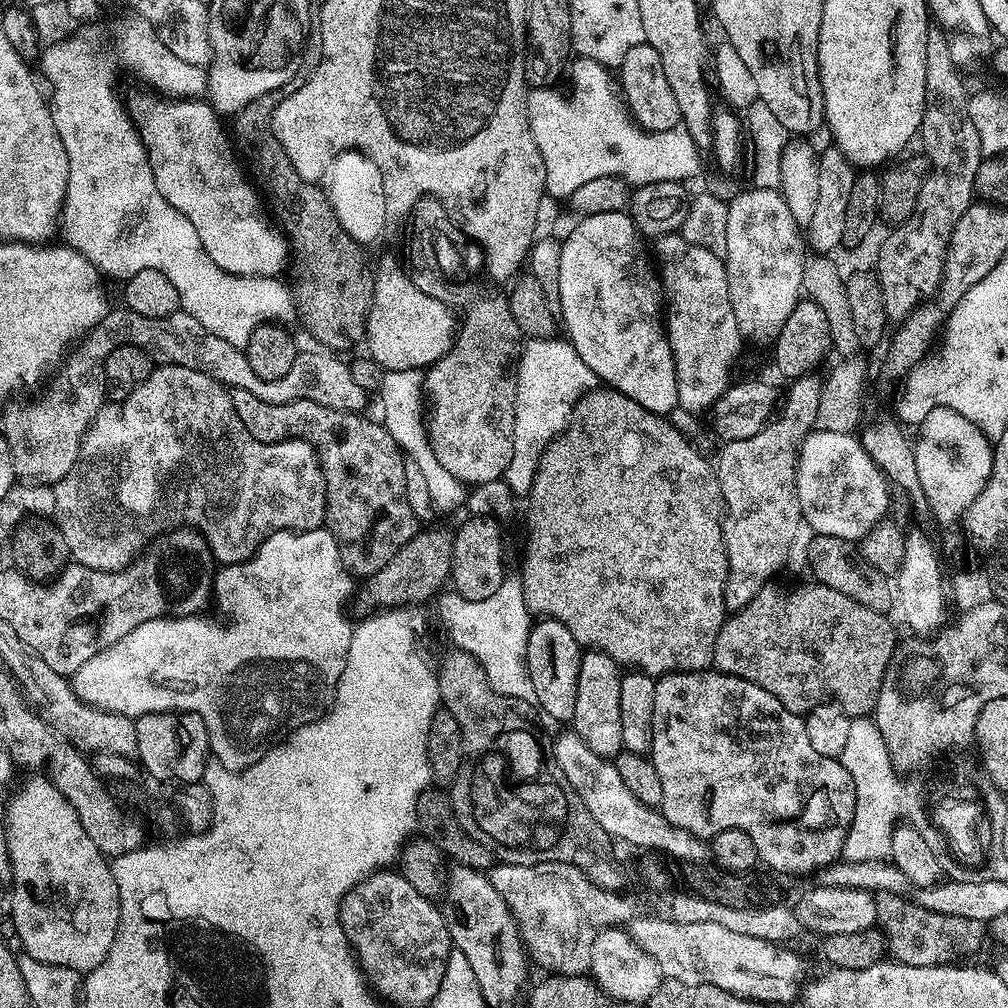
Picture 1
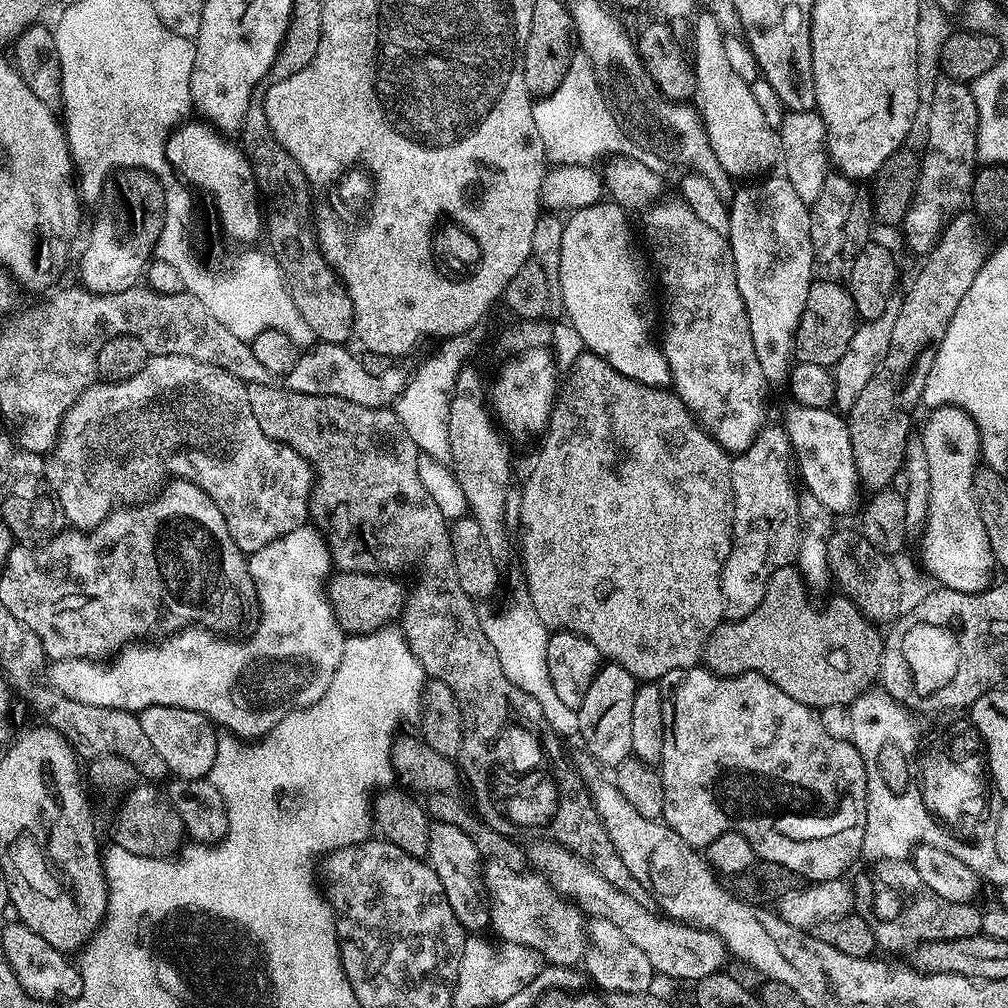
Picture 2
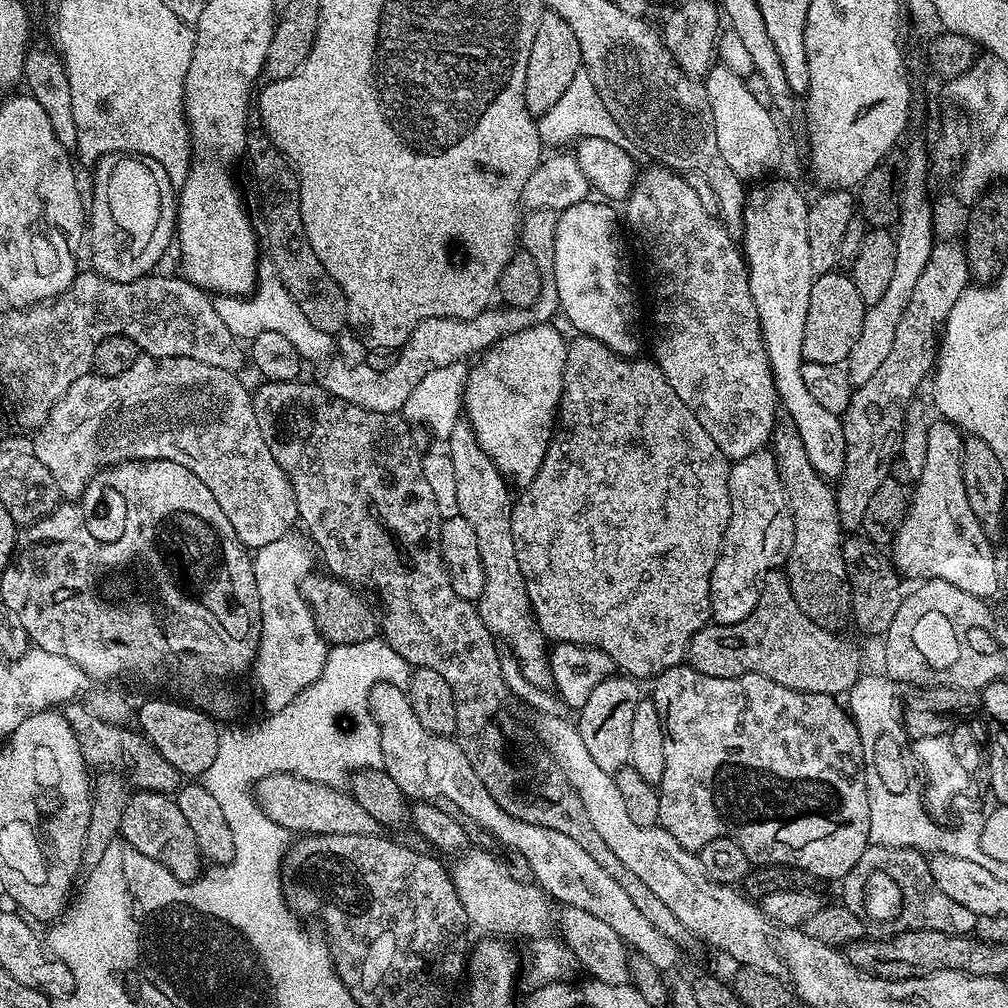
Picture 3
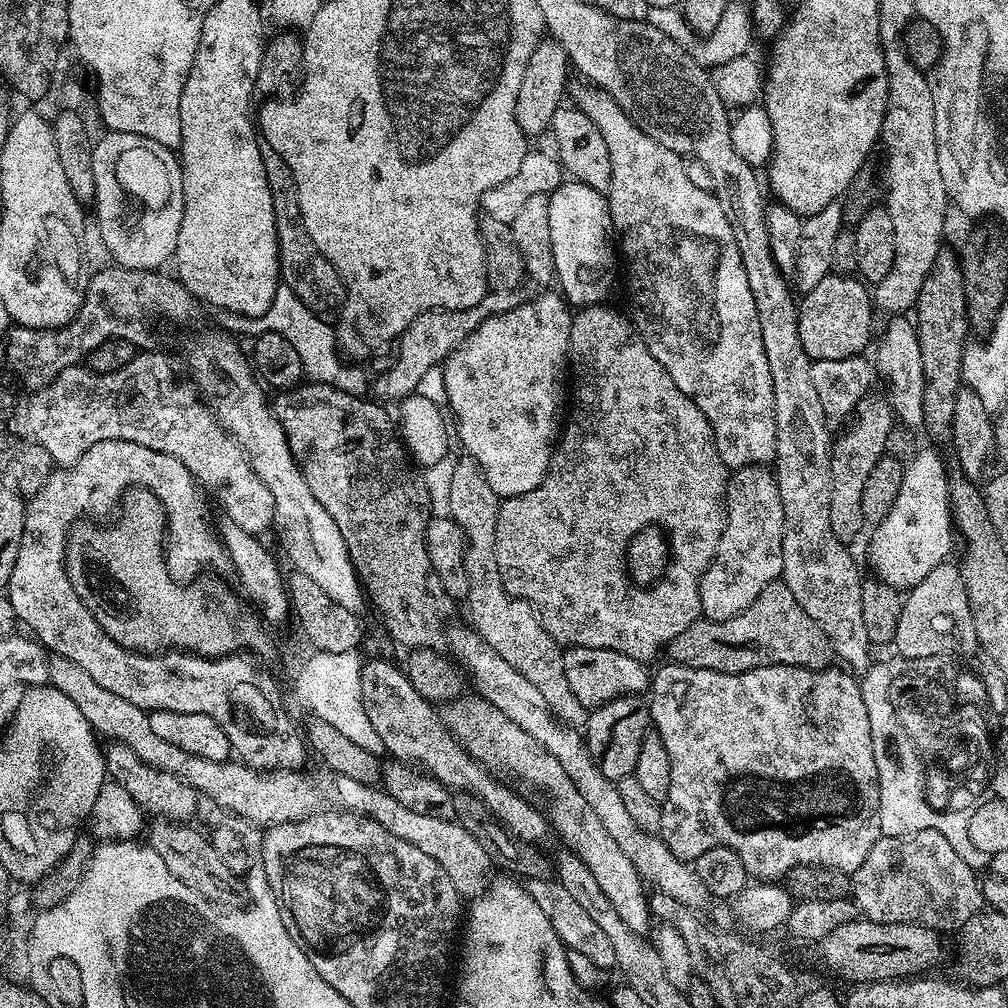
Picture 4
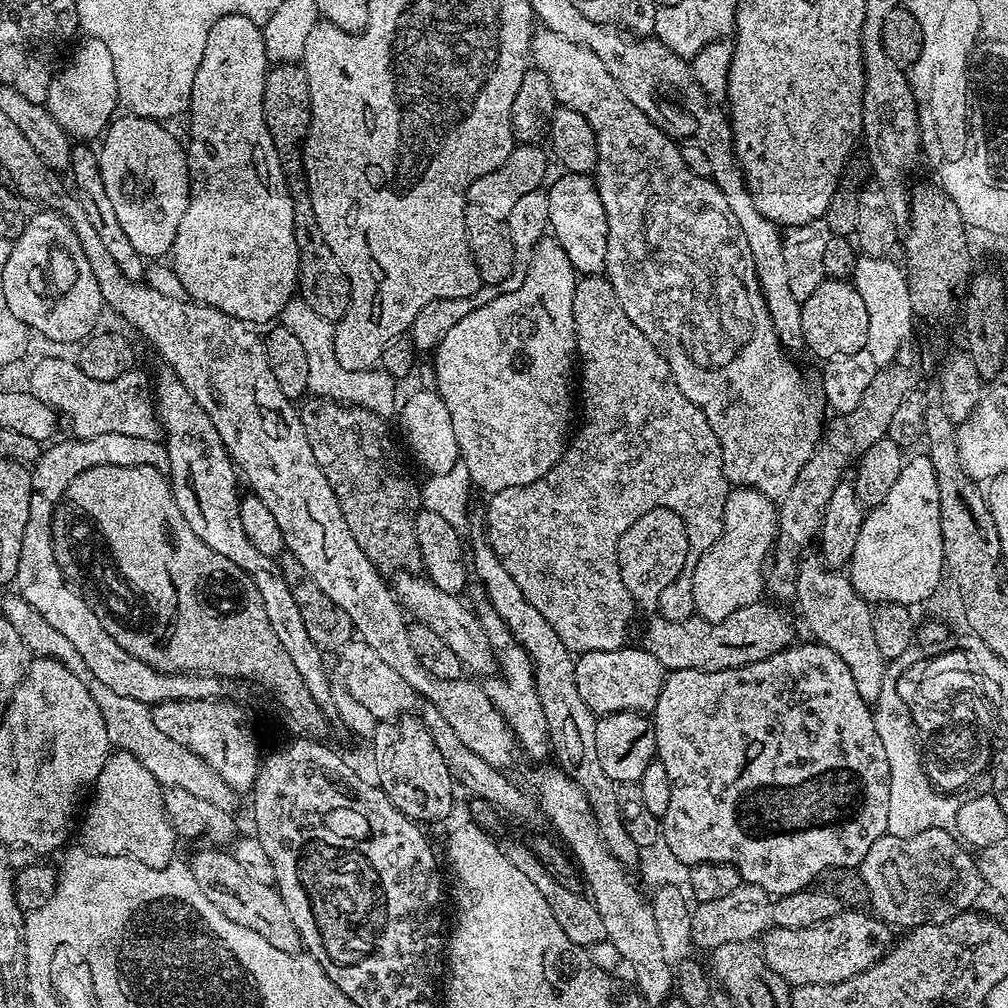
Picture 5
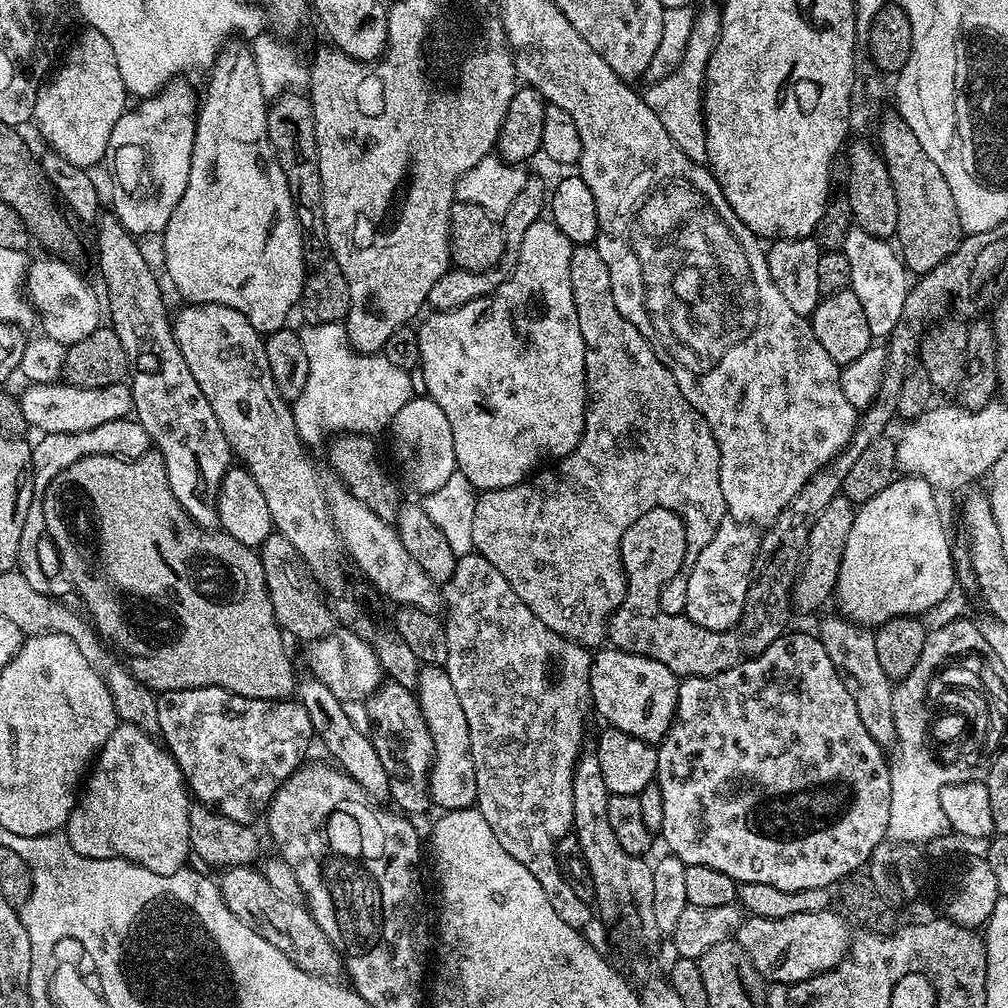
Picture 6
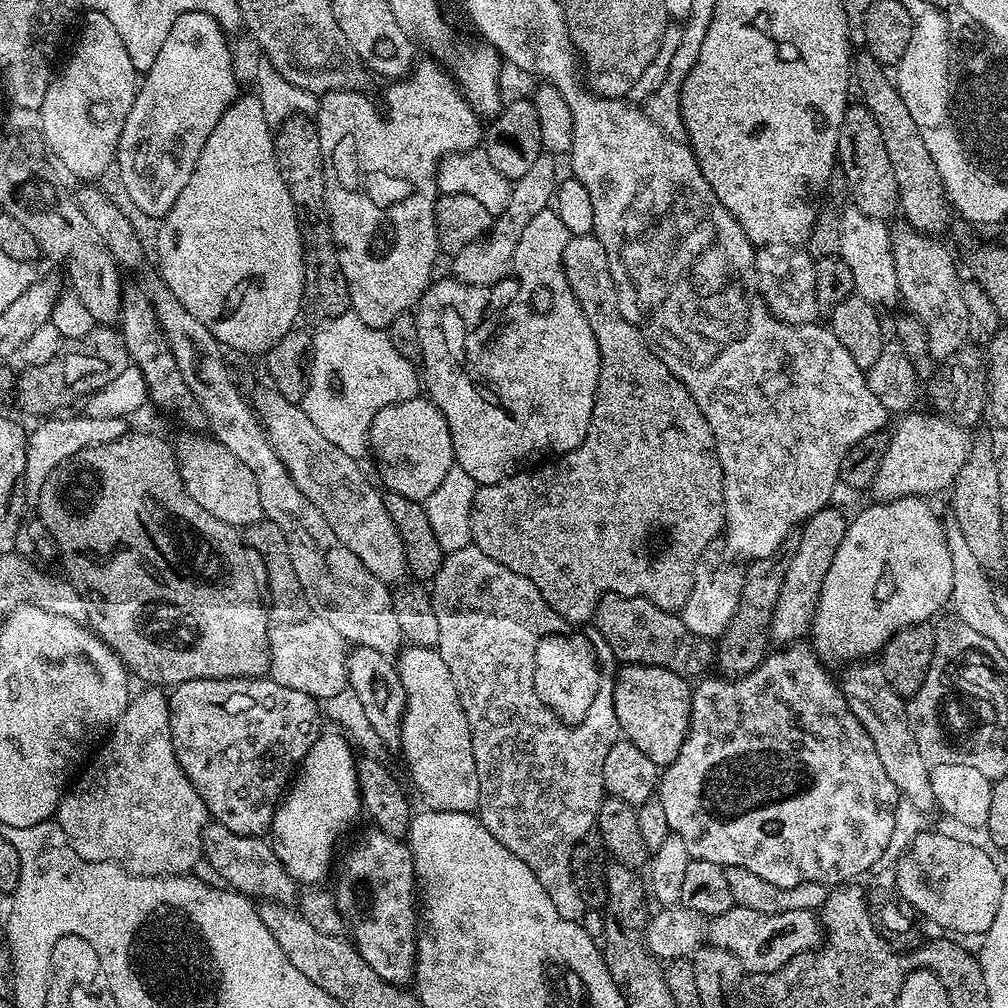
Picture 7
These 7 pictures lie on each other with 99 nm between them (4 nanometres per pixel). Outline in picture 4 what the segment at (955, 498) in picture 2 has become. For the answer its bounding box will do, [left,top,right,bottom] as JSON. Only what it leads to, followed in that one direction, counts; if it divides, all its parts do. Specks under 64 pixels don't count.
[868,447,954,590]

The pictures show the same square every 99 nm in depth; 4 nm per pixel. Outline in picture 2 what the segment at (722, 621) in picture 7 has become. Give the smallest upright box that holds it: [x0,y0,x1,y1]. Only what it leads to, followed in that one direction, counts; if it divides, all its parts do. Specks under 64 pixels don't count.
[720,427,802,620]

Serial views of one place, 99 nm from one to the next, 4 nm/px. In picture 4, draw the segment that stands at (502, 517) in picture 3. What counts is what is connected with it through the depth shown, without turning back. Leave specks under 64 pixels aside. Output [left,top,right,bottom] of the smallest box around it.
[450,454,589,729]

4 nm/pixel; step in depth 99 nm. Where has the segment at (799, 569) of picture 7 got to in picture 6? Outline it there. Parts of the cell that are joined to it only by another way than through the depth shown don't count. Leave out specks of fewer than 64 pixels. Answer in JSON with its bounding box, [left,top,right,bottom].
[792,494,856,613]

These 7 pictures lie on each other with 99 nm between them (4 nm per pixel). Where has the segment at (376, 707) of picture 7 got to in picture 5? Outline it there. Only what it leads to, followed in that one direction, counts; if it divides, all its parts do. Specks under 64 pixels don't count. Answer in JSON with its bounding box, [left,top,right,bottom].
[370,714,454,822]

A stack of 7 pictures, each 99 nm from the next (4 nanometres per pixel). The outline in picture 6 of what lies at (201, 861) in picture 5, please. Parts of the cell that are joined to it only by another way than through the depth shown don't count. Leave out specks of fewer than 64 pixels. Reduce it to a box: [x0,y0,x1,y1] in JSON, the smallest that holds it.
[218,866,342,978]

